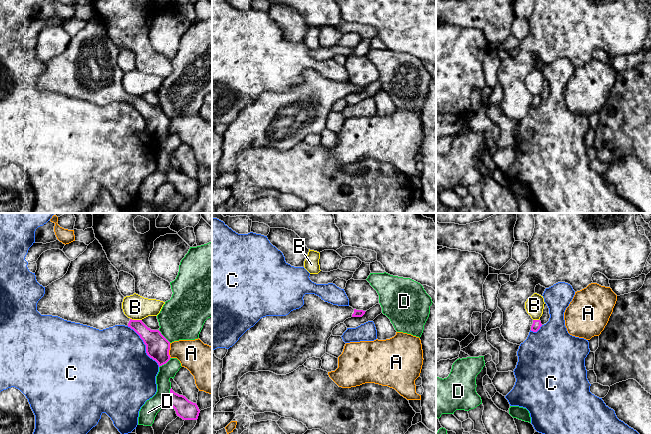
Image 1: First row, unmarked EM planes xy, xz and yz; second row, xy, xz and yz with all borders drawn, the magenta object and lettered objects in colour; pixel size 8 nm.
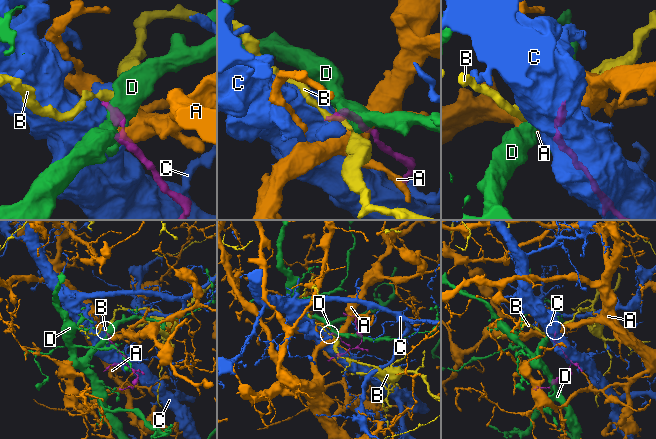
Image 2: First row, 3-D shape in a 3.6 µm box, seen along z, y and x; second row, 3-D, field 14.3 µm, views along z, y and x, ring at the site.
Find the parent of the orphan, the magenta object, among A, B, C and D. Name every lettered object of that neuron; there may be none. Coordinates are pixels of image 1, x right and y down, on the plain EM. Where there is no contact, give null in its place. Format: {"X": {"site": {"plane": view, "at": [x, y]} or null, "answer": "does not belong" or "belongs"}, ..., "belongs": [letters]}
{"A": {"site": {"plane": "xy", "at": [169, 125]}, "answer": "does not belong"}, "B": {"site": {"plane": "xy", "at": [136, 96]}, "answer": "does not belong"}, "C": {"site": {"plane": "xy", "at": [146, 122]}, "answer": "does not belong"}, "D": {"site": {"plane": "xy", "at": [167, 172]}, "answer": "does not belong"}, "belongs": []}

